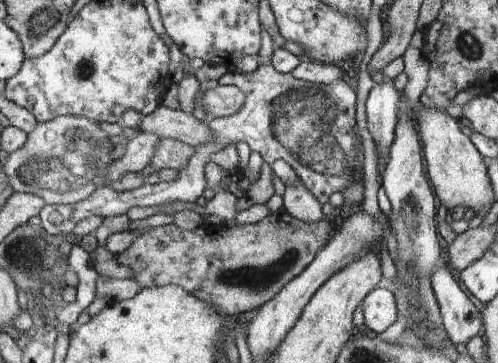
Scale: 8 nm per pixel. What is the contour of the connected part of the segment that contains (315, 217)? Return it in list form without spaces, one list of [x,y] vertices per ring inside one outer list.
[[[302,181],[285,186],[283,196],[283,208],[290,216],[310,224],[316,224],[324,218],[323,204],[305,184],[302,184]]]

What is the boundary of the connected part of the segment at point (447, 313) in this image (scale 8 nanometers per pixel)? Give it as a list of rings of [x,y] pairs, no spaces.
[[[441,264],[434,271],[434,292],[438,304],[441,304],[442,320],[445,320],[446,332],[456,346],[467,344],[482,328],[482,316],[473,299],[462,291],[447,264]]]

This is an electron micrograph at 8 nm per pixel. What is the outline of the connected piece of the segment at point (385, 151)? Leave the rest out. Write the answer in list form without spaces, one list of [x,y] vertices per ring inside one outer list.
[[[389,78],[377,84],[369,92],[366,101],[368,137],[376,146],[378,174],[382,176],[389,162],[389,152],[396,138],[398,113],[400,112],[401,92]]]

